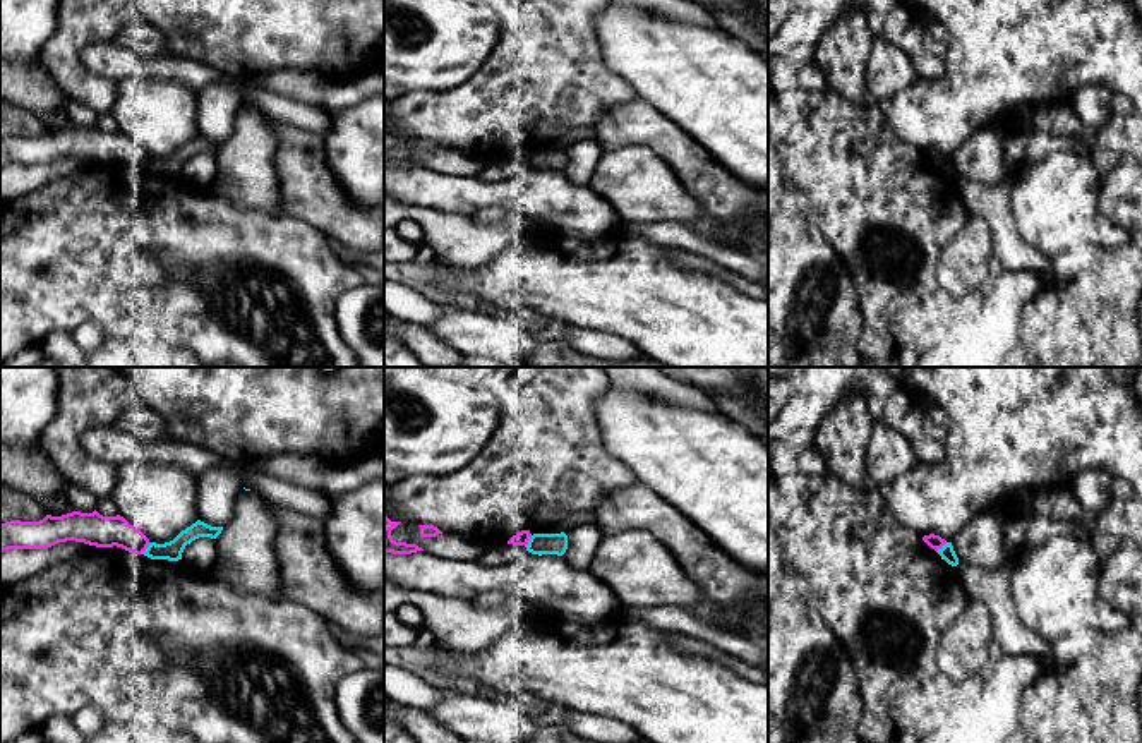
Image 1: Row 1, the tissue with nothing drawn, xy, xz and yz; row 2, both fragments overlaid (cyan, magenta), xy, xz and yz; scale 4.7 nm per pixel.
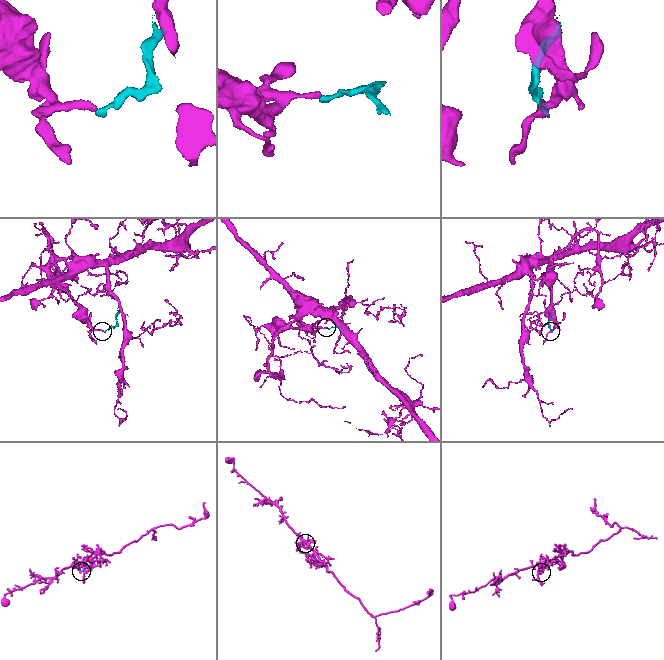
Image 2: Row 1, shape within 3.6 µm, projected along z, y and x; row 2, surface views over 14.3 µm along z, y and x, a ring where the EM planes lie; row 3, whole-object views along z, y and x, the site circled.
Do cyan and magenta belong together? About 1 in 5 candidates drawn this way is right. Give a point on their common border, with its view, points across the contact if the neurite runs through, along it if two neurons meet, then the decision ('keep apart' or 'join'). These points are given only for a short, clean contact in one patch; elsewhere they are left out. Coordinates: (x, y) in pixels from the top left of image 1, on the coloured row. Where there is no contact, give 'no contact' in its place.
yz (943, 546) | keep apart

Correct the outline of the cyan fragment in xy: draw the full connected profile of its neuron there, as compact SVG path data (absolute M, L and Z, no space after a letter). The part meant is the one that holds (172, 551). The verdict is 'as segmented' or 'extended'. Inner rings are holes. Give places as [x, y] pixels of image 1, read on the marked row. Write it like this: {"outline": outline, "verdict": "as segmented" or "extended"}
{"outline": "M201 520L182 530L173 541L165 544L151 542L144 551L144 556L151 559L168 559L178 561L182 559L182 553L187 544L199 537L211 537L216 539L221 534L223 527L211 527Z", "verdict": "as segmented"}

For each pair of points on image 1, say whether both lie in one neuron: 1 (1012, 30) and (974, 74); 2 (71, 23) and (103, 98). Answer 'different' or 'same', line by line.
1: same
2: same

